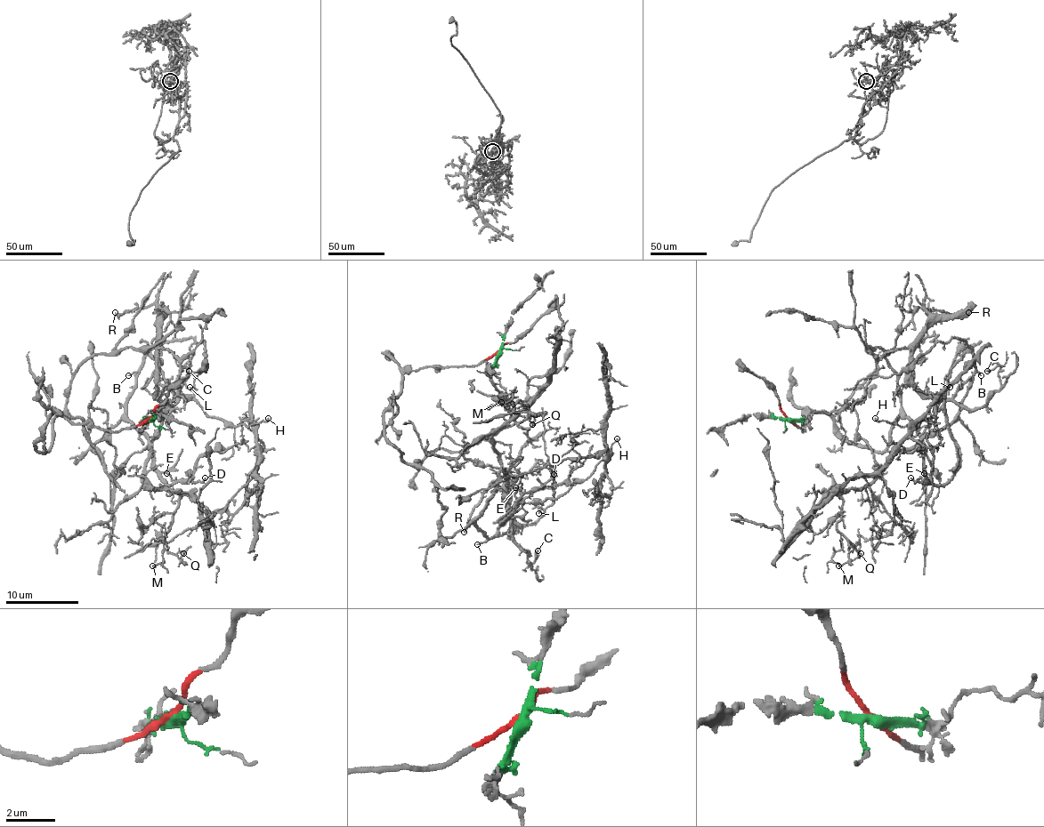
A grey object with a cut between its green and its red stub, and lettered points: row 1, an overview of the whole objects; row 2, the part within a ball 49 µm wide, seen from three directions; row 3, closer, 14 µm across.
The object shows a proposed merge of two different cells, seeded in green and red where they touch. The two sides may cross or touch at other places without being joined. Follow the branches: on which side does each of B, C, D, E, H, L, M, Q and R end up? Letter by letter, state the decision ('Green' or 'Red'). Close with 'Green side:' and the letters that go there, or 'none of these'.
B: Red
C: Green
D: Green
E: Green
H: Red
L: Red
M: Red
Q: Red
R: Green
Green side: C, D, E, R

